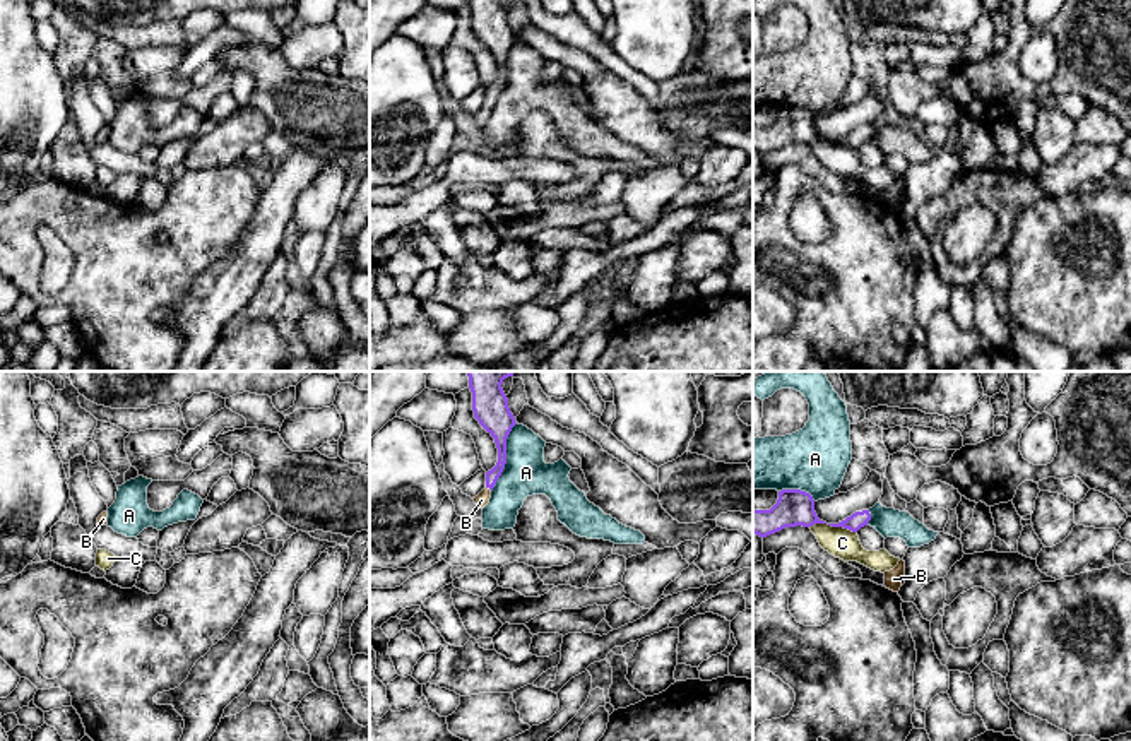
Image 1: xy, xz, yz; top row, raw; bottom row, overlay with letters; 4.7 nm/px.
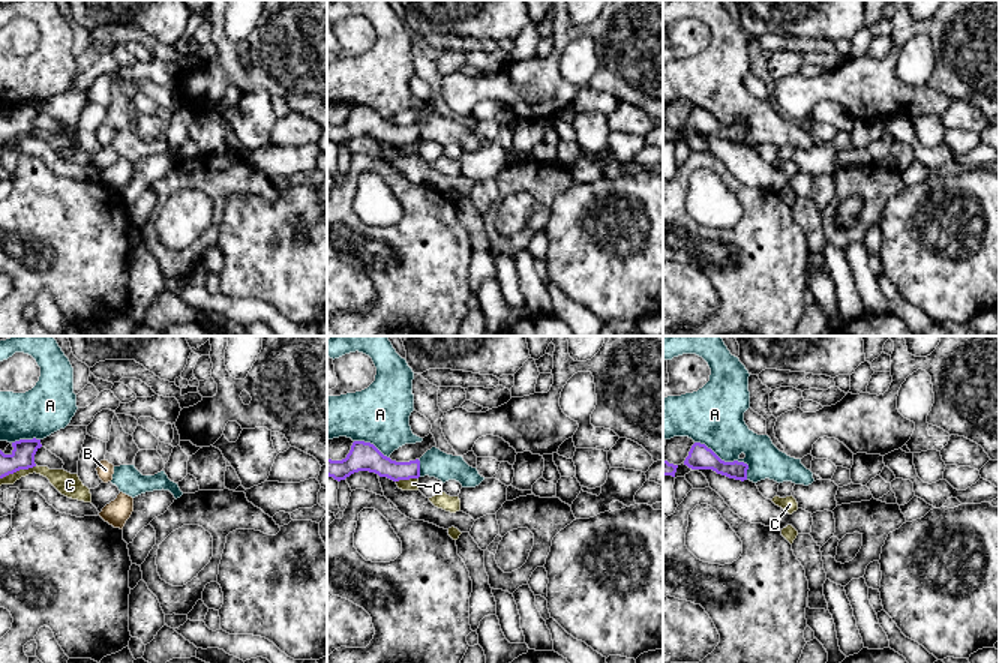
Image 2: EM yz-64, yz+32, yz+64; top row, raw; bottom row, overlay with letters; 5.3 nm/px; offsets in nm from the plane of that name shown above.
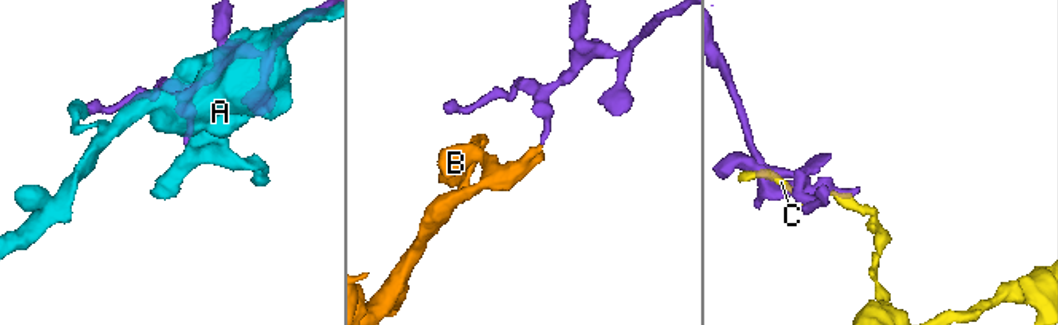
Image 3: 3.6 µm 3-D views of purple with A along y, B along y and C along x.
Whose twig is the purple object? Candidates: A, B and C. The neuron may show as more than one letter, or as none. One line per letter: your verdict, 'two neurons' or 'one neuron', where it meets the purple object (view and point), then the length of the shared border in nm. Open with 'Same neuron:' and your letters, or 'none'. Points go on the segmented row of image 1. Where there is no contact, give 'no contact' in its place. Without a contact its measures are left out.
Same neuron: B
A: two neurons; contact xz (505, 457); length 340 nm
B: one neuron; contact xz (488, 486); length 30 nm
C: two neurons; contact yz (834, 526); length 220 nm

